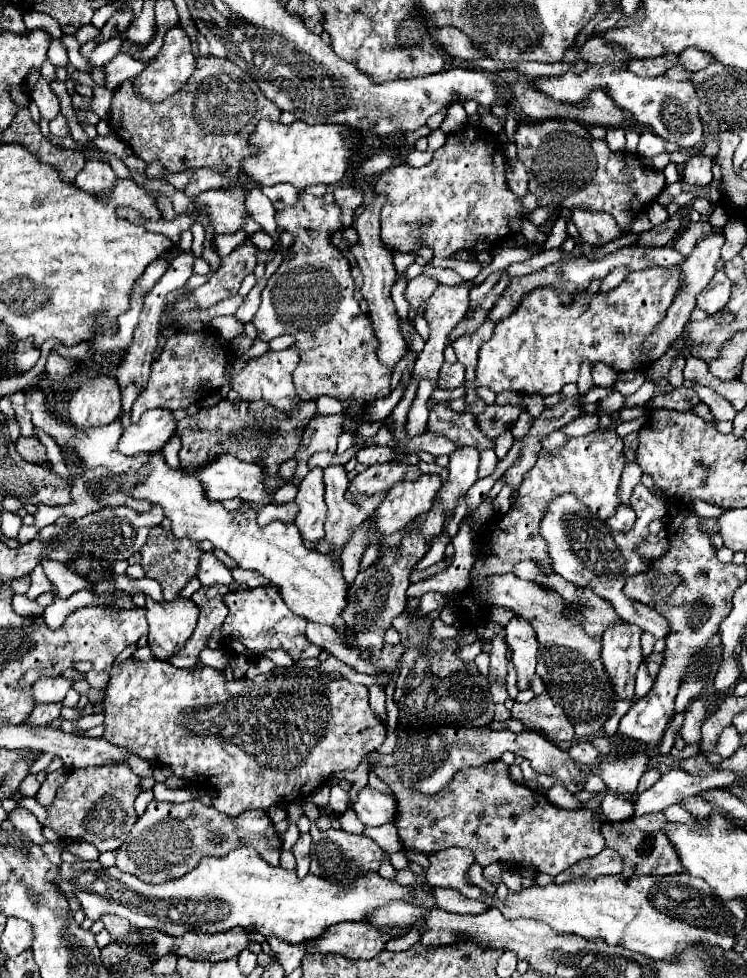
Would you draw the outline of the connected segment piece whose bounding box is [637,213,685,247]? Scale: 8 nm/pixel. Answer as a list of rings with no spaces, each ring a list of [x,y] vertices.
[[[675,213],[665,225],[657,225],[657,227],[653,227],[651,231],[647,231],[647,233],[641,233],[639,235],[639,241],[637,241],[637,245],[653,245],[653,247],[663,247],[663,245],[667,245],[667,243],[671,243],[673,239],[675,239],[675,235],[677,235],[677,231],[681,229],[681,223],[683,223],[683,219],[685,219],[685,215],[683,213]]]

